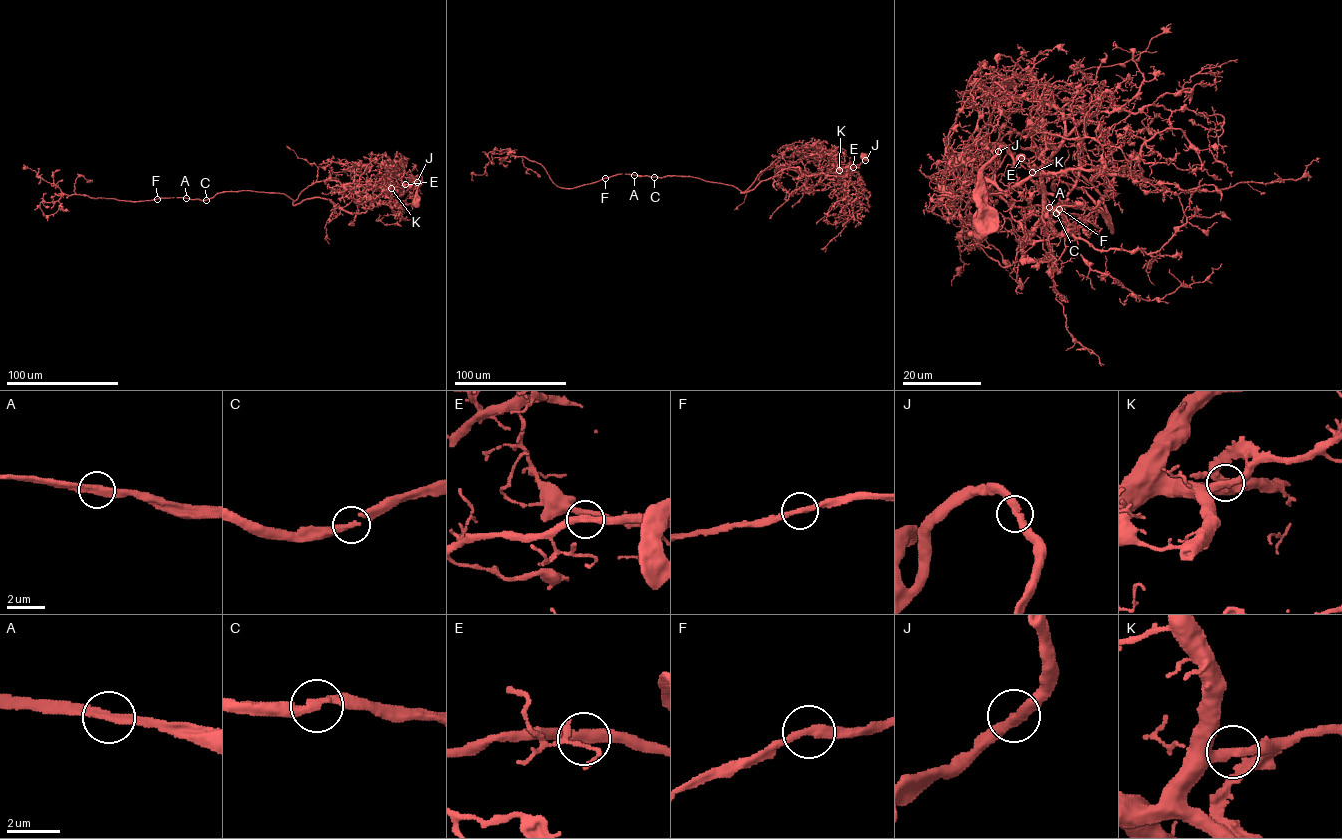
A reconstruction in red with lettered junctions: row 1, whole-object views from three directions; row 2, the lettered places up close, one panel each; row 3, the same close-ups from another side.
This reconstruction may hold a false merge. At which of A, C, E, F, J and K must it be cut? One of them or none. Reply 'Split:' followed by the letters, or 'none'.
Split: none

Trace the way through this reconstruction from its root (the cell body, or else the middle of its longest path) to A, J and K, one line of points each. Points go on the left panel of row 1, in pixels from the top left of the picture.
A: (416, 203), (416, 181), (368, 206), (320, 197), (293, 205), (283, 194), (248, 190), (186, 198)
J: (416, 203), (417, 182)
K: (416, 203), (416, 181), (411, 187), (411, 183), (391, 188)

